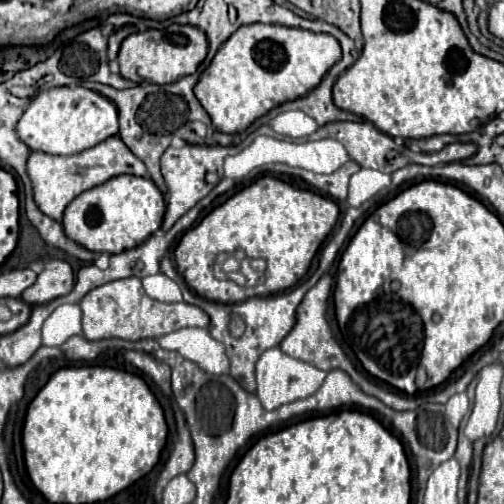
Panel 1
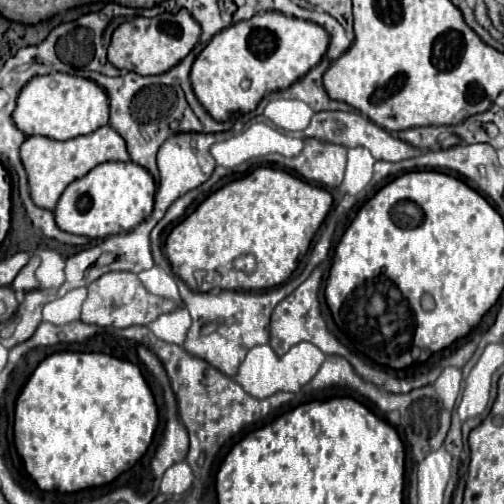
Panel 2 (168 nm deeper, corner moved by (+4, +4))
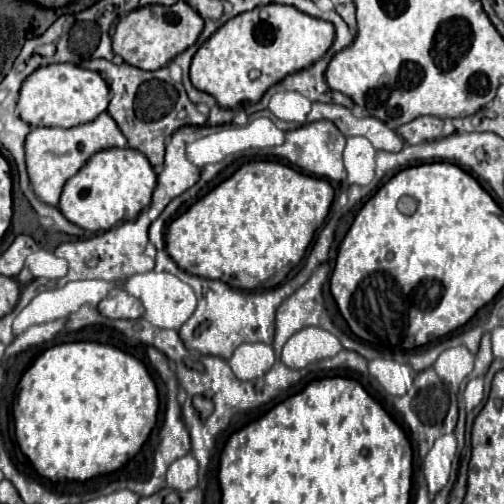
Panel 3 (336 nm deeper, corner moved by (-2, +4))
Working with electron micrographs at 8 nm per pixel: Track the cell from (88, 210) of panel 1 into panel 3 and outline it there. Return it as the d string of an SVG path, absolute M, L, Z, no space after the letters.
M105 148L95 152L83 168L65 182L59 210L63 210L63 216L79 228L103 232L125 220L133 220L151 202L155 182L157 174L139 150Z

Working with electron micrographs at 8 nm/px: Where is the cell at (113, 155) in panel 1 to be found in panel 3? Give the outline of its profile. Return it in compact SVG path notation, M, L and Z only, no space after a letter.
M101 112L95 120L73 126L73 128L57 128L57 126L39 126L31 128L25 138L25 154L27 154L27 172L31 180L31 188L35 194L51 206L59 204L63 184L97 152L103 148L125 148L127 140L115 120Z

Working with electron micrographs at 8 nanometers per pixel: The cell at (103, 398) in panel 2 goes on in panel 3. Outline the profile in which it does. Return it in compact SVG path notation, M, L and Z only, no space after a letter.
M65 342L65 344L57 344L47 348L21 376L19 380L19 396L17 396L17 404L13 408L13 420L15 420L15 436L17 436L17 444L23 450L23 454L33 462L35 470L49 478L49 480L89 480L93 476L99 474L109 474L119 470L127 460L131 460L143 446L143 442L147 440L149 432L153 430L155 422L157 422L157 408L159 408L159 400L157 400L157 388L153 378L149 376L147 368L133 358L131 354L109 346L109 344L99 344L99 342Z

